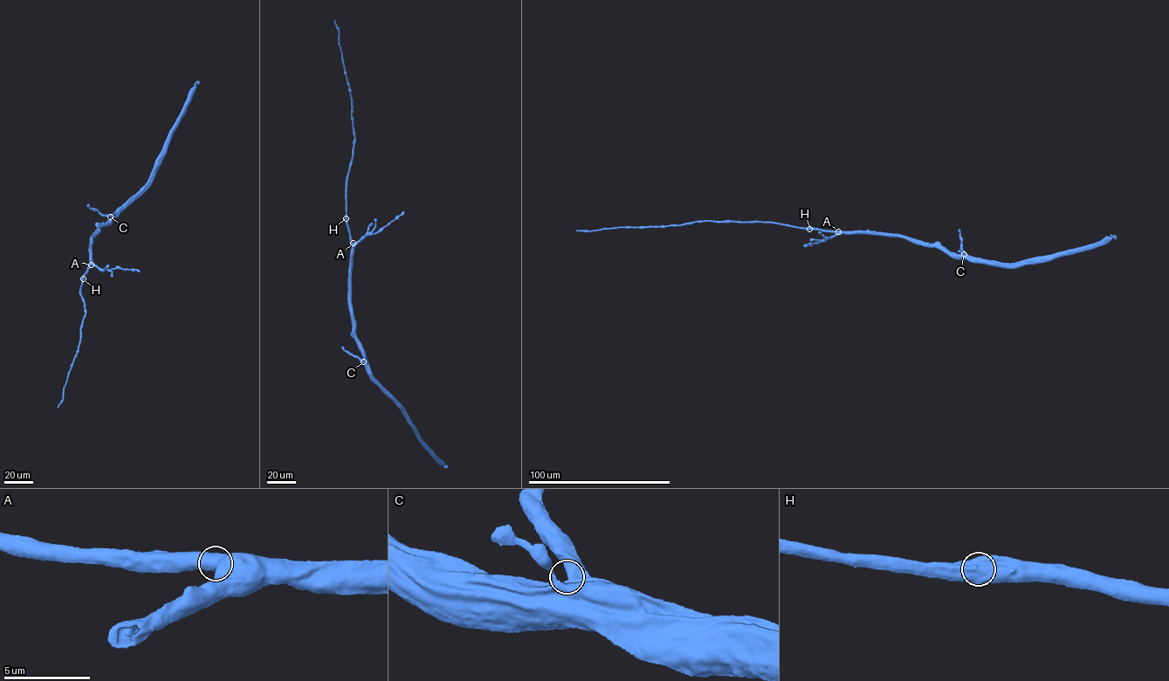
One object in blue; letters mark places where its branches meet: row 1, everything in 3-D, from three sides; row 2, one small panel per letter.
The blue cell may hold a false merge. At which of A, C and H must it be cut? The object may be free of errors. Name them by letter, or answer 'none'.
none

